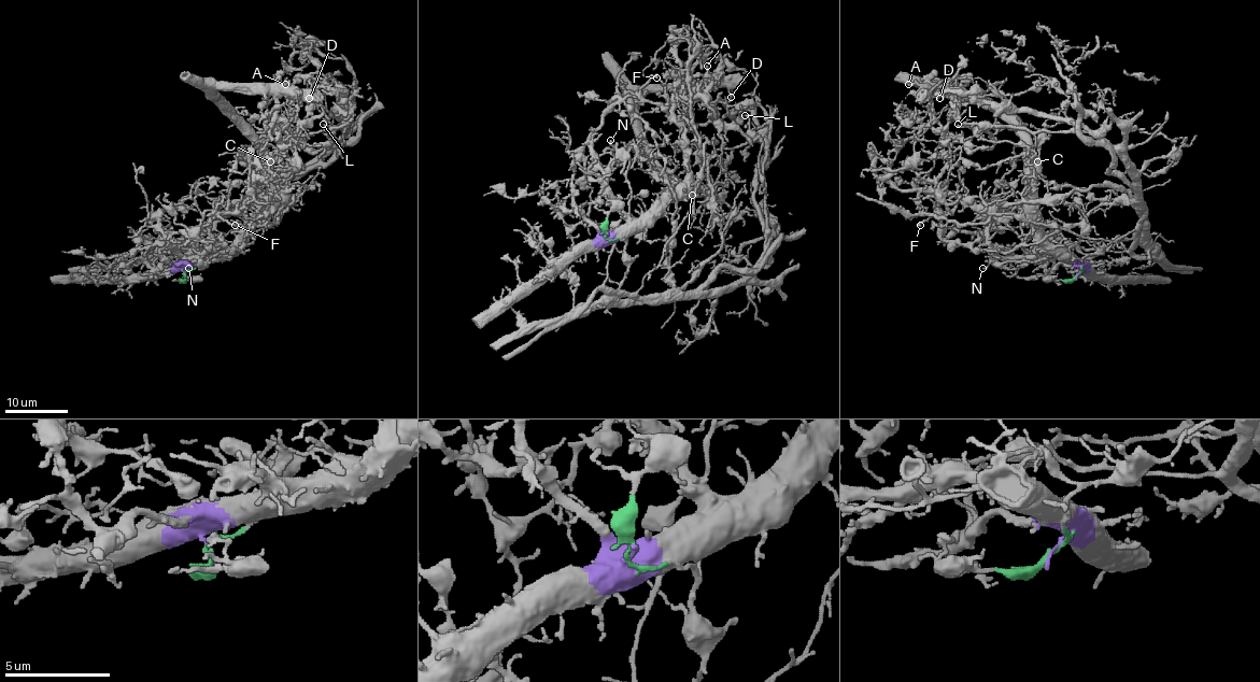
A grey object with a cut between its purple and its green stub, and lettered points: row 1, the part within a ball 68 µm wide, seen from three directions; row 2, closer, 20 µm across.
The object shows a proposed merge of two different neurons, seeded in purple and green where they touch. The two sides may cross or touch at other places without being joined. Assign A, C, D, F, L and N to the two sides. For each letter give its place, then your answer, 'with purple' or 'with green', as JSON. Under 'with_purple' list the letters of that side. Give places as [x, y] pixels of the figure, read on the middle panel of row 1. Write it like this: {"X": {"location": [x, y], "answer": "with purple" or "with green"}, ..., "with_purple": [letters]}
{"A": {"location": [707, 66], "answer": "with purple"}, "C": {"location": [692, 195], "answer": "with green"}, "D": {"location": [731, 97], "answer": "with purple"}, "F": {"location": [656, 77], "answer": "with purple"}, "L": {"location": [745, 115], "answer": "with green"}, "N": {"location": [610, 140], "answer": "with purple"}, "with_purple": ["A", "D", "F", "N"]}

